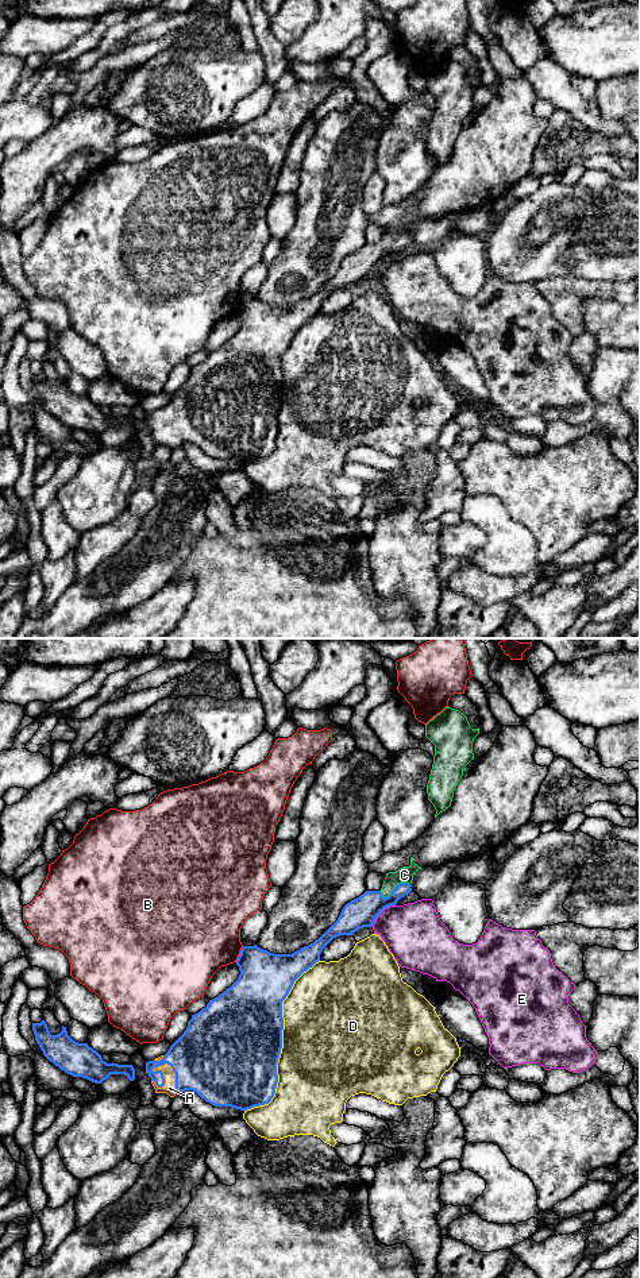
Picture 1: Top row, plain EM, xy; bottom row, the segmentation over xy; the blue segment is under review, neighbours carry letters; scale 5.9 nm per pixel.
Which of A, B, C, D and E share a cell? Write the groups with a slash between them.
A C / B / D / E

